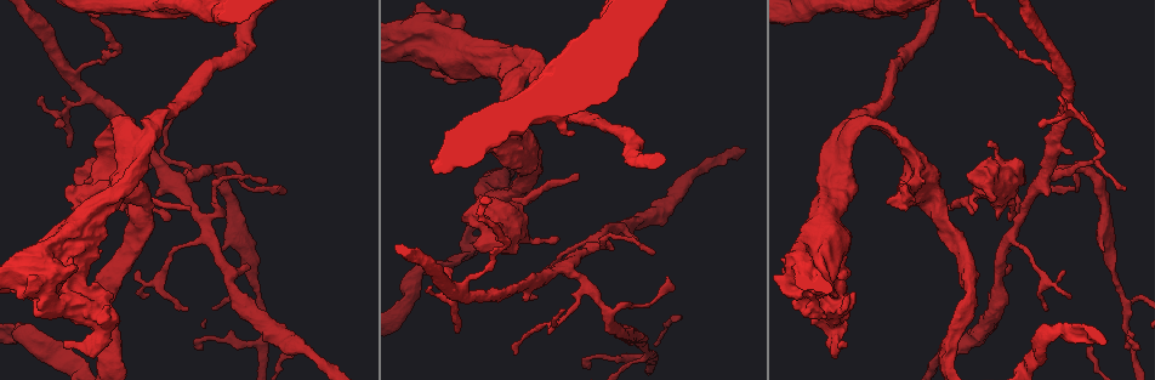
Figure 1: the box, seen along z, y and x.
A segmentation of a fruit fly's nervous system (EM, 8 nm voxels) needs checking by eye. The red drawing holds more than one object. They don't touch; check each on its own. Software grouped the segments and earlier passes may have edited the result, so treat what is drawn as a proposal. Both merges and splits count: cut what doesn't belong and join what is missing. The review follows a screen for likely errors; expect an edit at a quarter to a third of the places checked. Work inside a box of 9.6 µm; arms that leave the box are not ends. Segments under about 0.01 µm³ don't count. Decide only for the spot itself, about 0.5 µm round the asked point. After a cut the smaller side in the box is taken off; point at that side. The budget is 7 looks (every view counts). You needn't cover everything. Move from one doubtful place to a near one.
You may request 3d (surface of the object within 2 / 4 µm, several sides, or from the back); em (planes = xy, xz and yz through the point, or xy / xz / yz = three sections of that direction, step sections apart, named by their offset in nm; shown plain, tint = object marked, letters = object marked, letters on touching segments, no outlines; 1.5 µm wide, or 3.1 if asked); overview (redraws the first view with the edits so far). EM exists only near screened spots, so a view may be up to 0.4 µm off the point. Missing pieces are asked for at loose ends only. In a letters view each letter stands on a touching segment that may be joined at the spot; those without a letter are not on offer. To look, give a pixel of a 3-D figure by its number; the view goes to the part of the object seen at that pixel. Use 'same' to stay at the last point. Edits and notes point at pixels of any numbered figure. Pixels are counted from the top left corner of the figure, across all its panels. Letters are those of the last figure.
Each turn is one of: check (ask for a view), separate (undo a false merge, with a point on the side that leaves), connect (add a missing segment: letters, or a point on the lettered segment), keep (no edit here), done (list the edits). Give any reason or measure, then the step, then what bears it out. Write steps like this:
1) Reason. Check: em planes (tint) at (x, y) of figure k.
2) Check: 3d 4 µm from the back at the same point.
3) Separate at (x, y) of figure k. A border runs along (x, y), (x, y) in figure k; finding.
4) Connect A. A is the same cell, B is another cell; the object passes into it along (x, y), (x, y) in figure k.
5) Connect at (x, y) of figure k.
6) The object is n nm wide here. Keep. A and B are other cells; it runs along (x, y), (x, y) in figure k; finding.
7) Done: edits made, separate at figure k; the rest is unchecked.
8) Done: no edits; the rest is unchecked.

Thick end. Check: em yz step 4 (letters) at (475, 246) of figure 1.

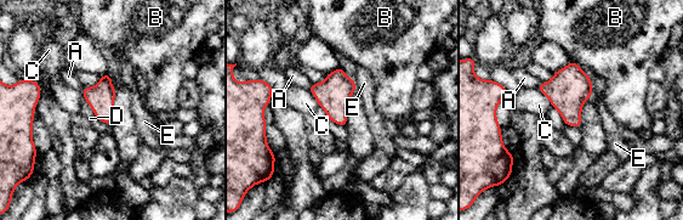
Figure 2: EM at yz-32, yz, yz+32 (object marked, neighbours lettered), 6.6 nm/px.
Cut it another way. Check: em planes (letters) at the same point.

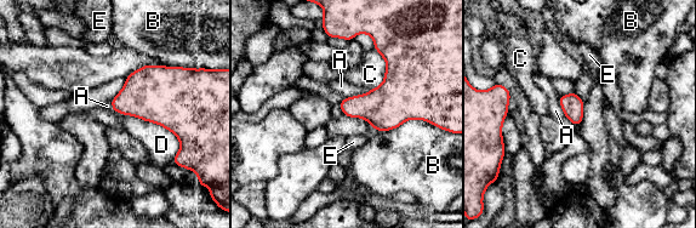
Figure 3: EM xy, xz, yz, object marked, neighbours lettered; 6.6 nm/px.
Keep. A, B, C, D and E are other cells; a border runs along (110, 100), (110, 107), (123, 114) in figure 3; none of them fits.

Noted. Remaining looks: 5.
Sharp bend. Check: 3d 2 µm at (1090, 160) of figure 1.

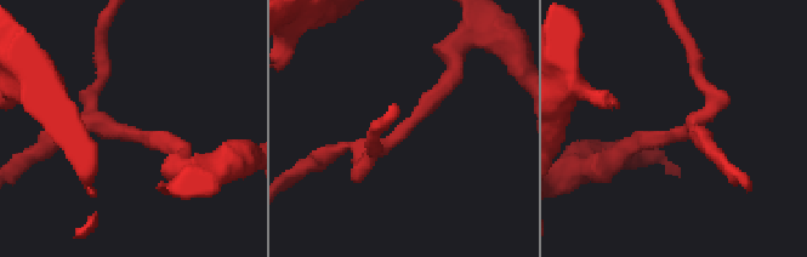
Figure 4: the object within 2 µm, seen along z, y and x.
Now the EM. Check: em xy step 4 (letters) at (99, 126) of figure 4.

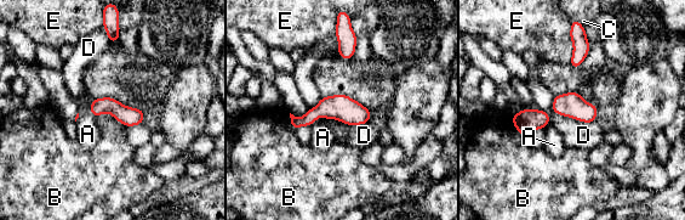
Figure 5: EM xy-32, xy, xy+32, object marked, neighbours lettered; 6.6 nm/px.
The longest contact is with D, 320 nm. Keep. A, B, C, D and E are other cells; it runs along (366, 112), (318, 111), (294, 120) in figure 5; one neuron here.

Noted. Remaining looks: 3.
Branch stops here. Check: em xy step 4 (letters) at (70, 145) of figure 1.

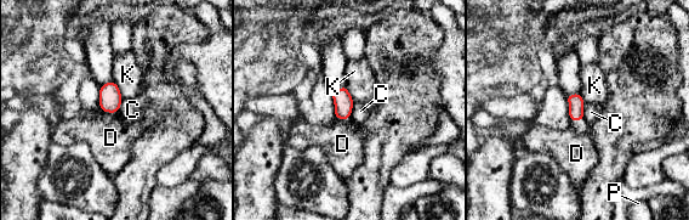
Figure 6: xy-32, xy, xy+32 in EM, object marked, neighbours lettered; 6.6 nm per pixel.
Connect P. P is the same cell, C, D and K are other cells; the object passes into it along (576, 103), (578, 120), (581, 127) in figure 6; it goes on there.

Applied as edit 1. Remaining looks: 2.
Done: edits made, connect at figure 6; the rest is unchecked.

